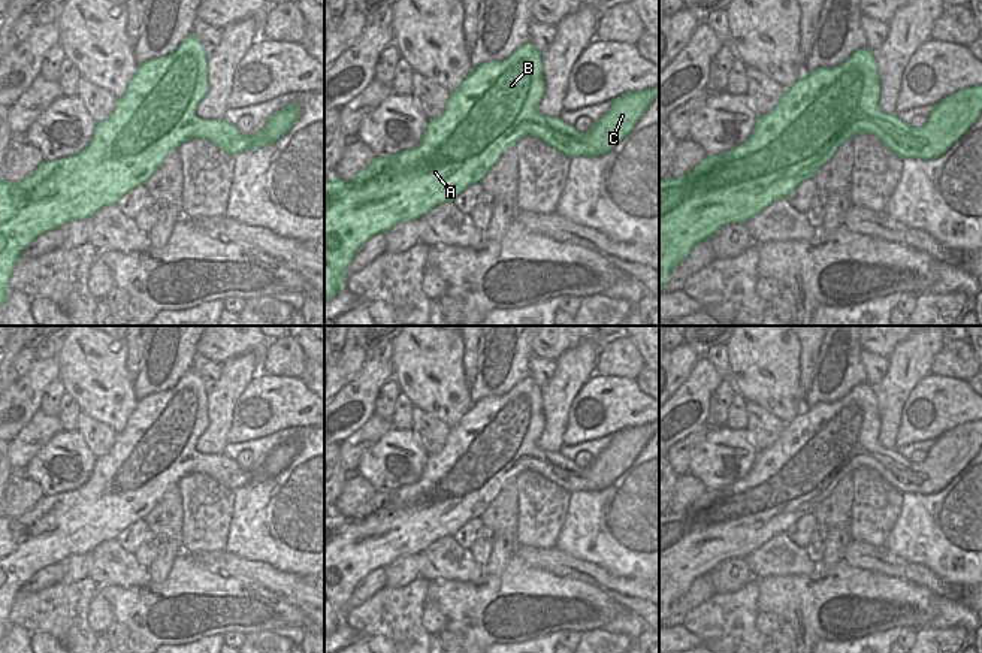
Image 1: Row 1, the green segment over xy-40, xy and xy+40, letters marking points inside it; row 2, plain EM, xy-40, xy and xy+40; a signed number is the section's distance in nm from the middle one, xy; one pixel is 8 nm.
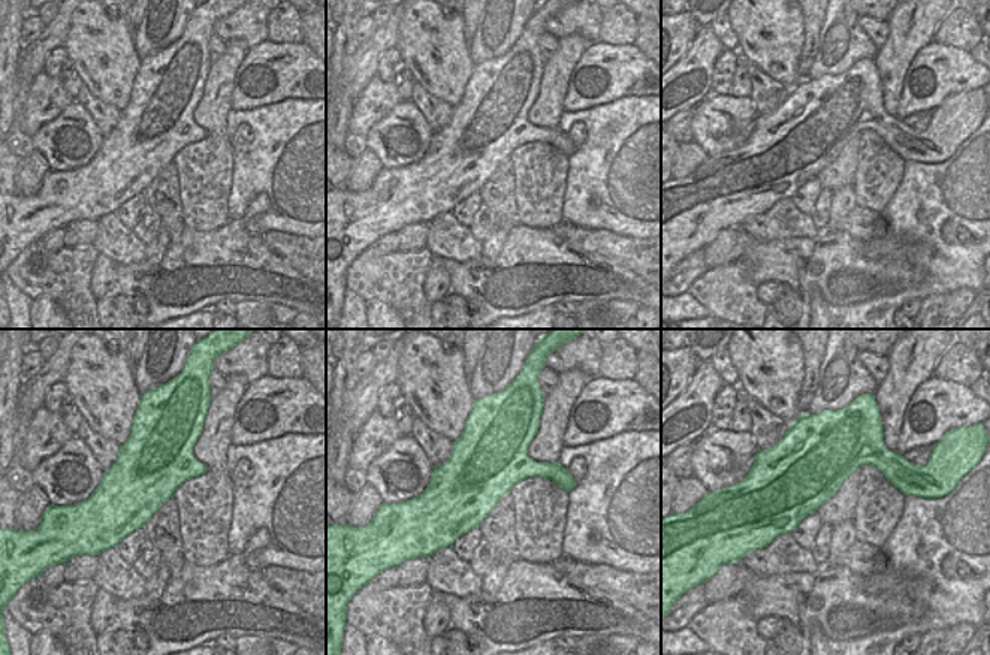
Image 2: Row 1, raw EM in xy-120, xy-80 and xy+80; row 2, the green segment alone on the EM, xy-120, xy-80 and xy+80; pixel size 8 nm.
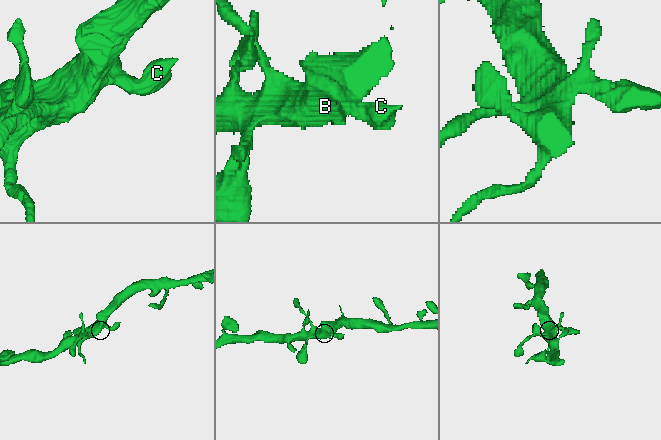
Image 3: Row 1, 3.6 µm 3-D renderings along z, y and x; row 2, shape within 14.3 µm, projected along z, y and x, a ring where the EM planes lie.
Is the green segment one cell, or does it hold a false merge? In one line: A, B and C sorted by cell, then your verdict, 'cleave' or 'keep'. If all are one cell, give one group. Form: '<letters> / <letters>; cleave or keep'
A B C; keep

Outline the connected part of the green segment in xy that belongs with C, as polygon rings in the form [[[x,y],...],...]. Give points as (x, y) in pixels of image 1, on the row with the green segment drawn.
[[[528,42],[504,61],[486,61],[474,67],[450,93],[445,111],[436,120],[429,120],[416,148],[375,157],[351,181],[336,176],[324,181],[324,300],[333,299],[345,287],[347,269],[368,239],[402,221],[419,220],[439,203],[453,202],[471,184],[480,184],[499,157],[522,137],[538,137],[569,158],[604,155],[634,130],[659,96],[659,85],[613,99],[608,112],[584,133],[559,117],[541,115],[537,108],[543,96],[541,52]]]

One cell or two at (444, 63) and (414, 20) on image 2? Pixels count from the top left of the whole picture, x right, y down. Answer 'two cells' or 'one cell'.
one cell

